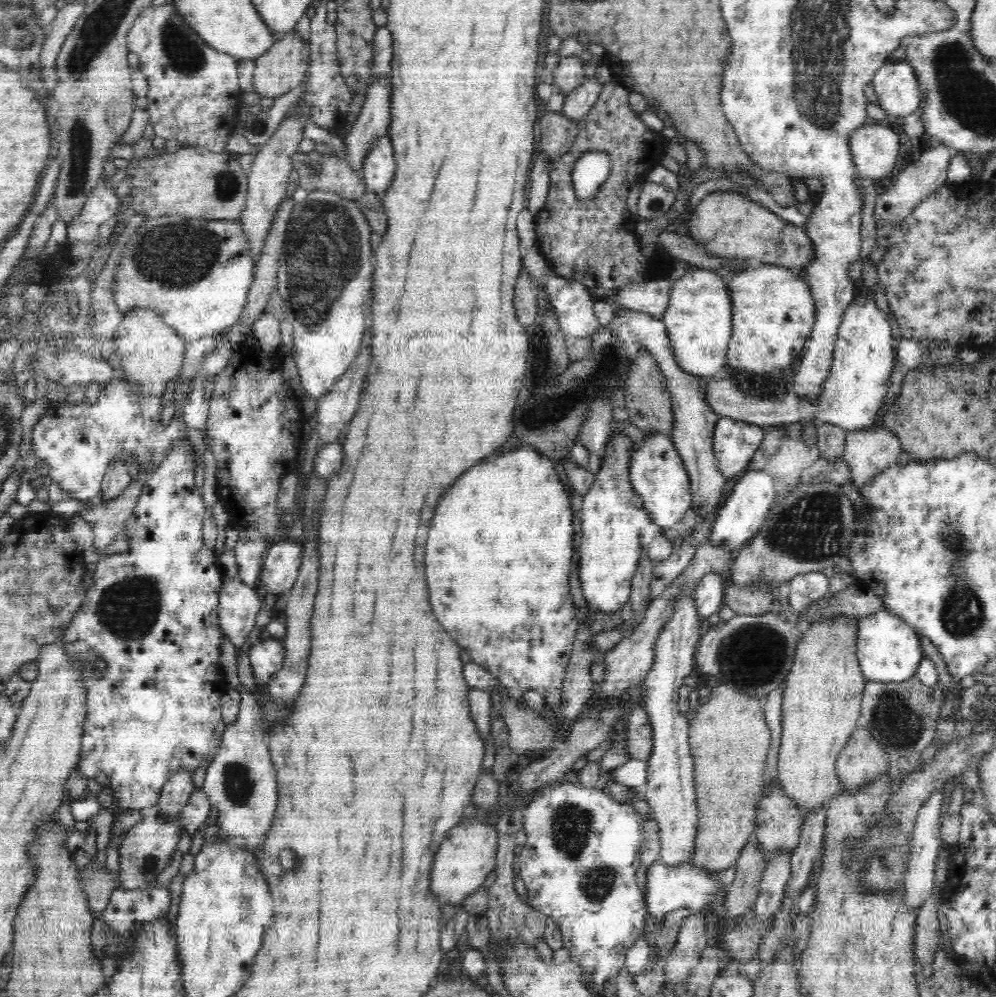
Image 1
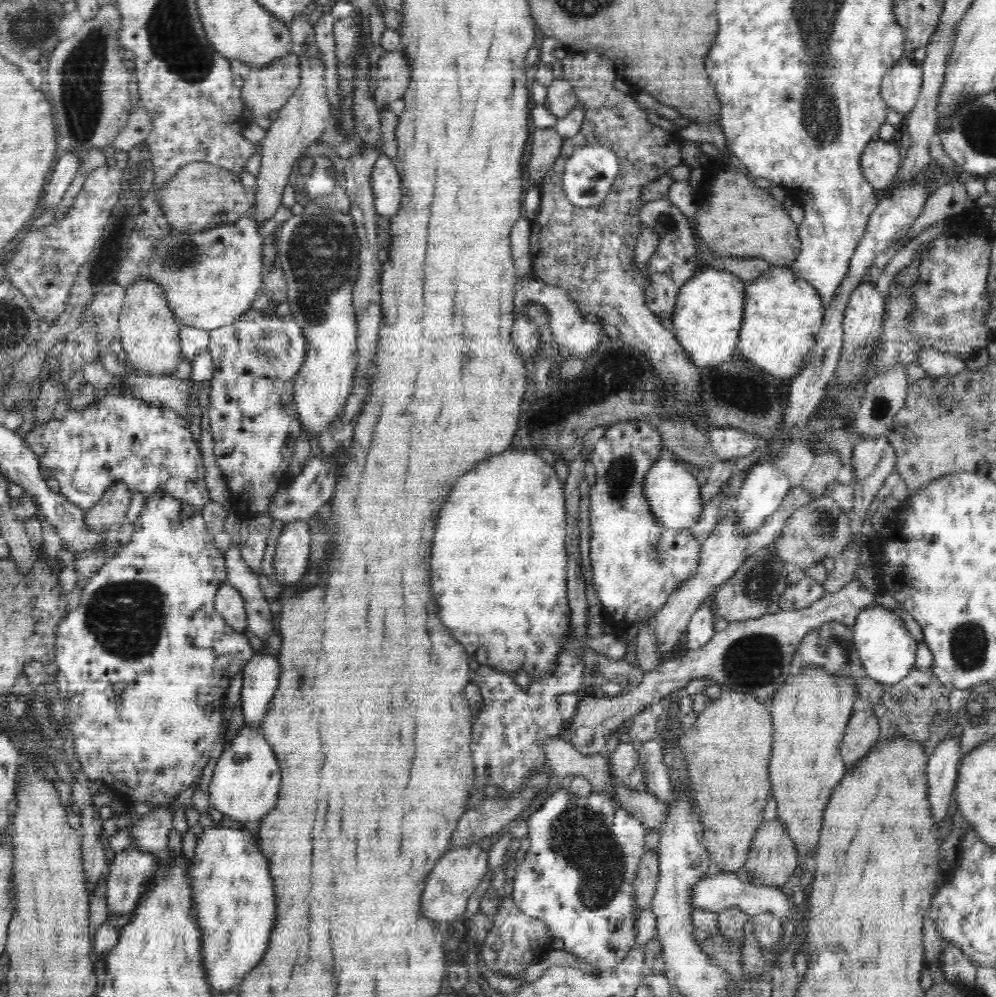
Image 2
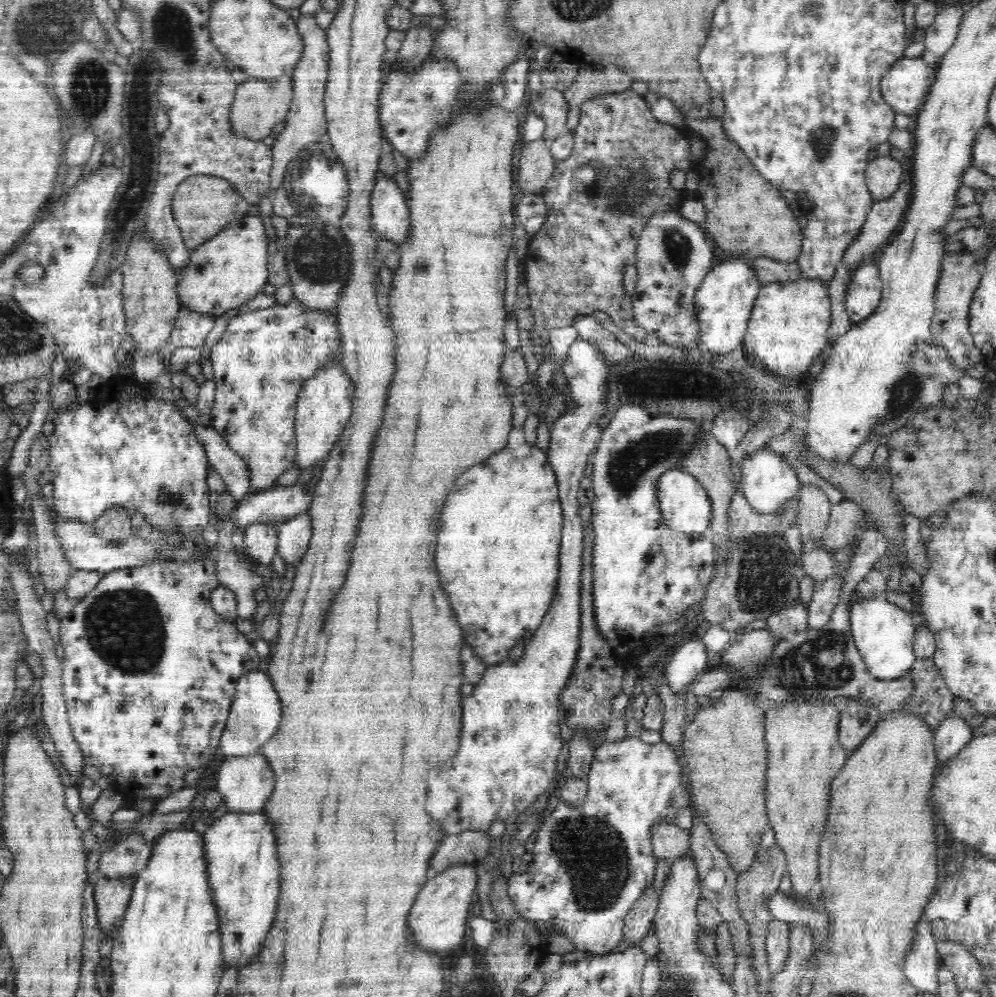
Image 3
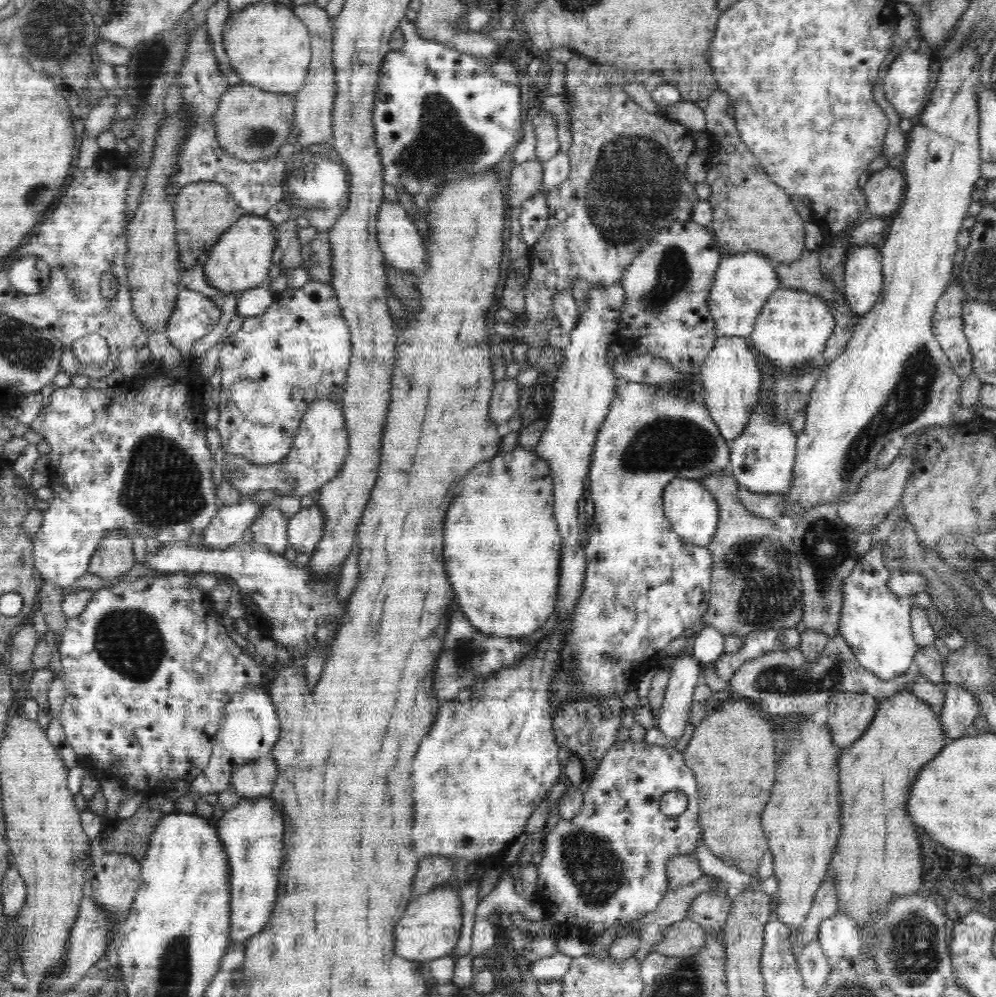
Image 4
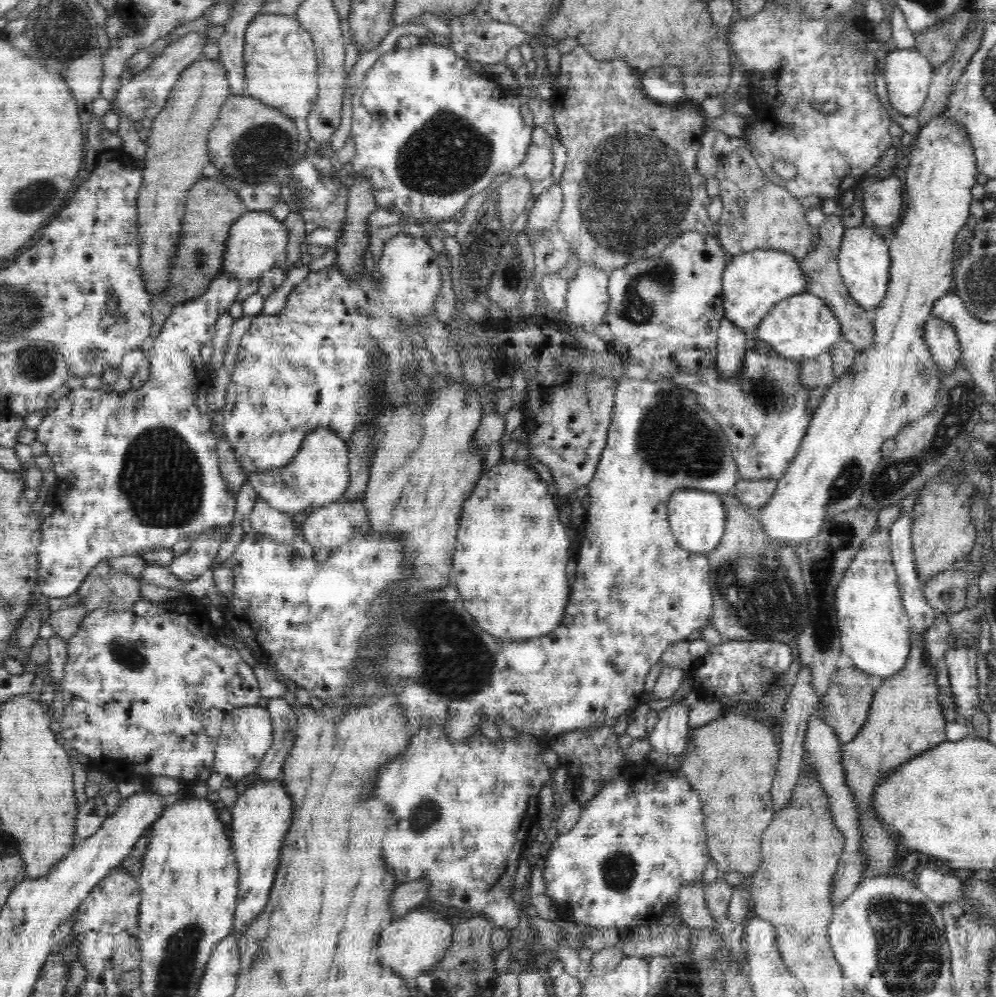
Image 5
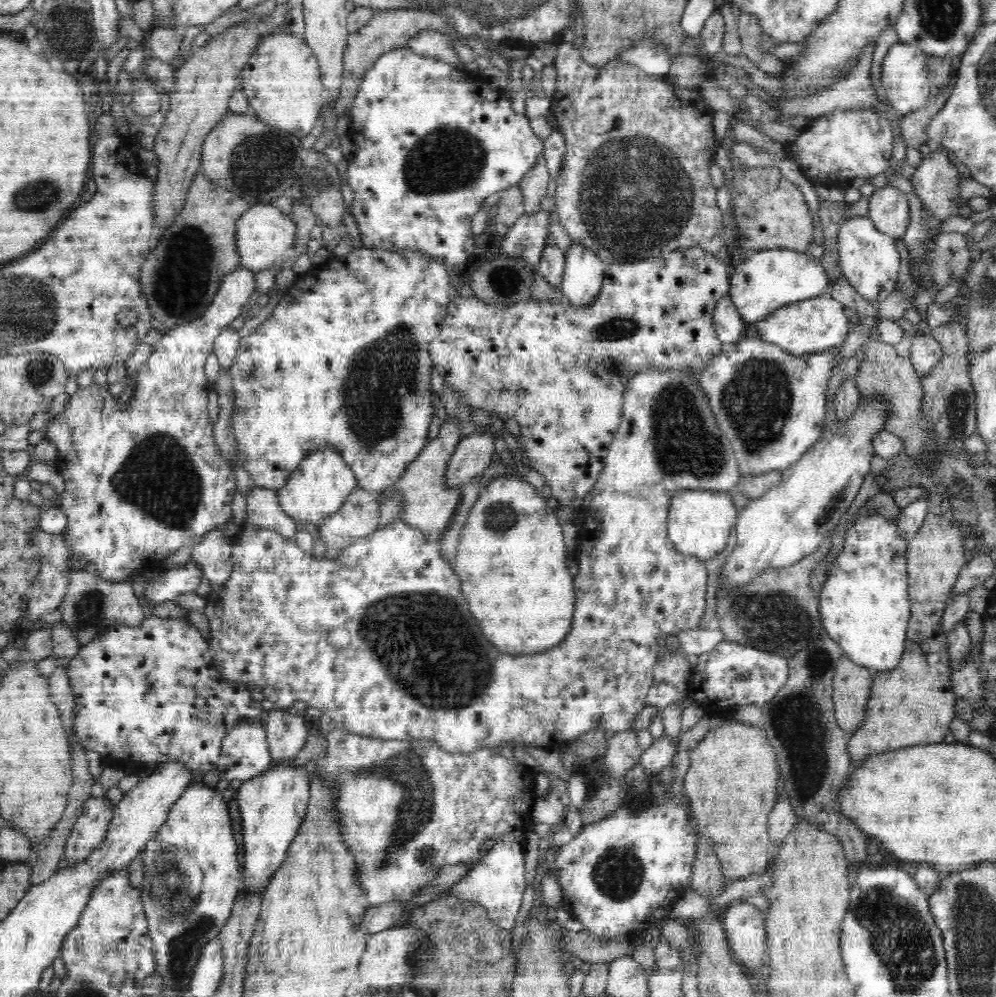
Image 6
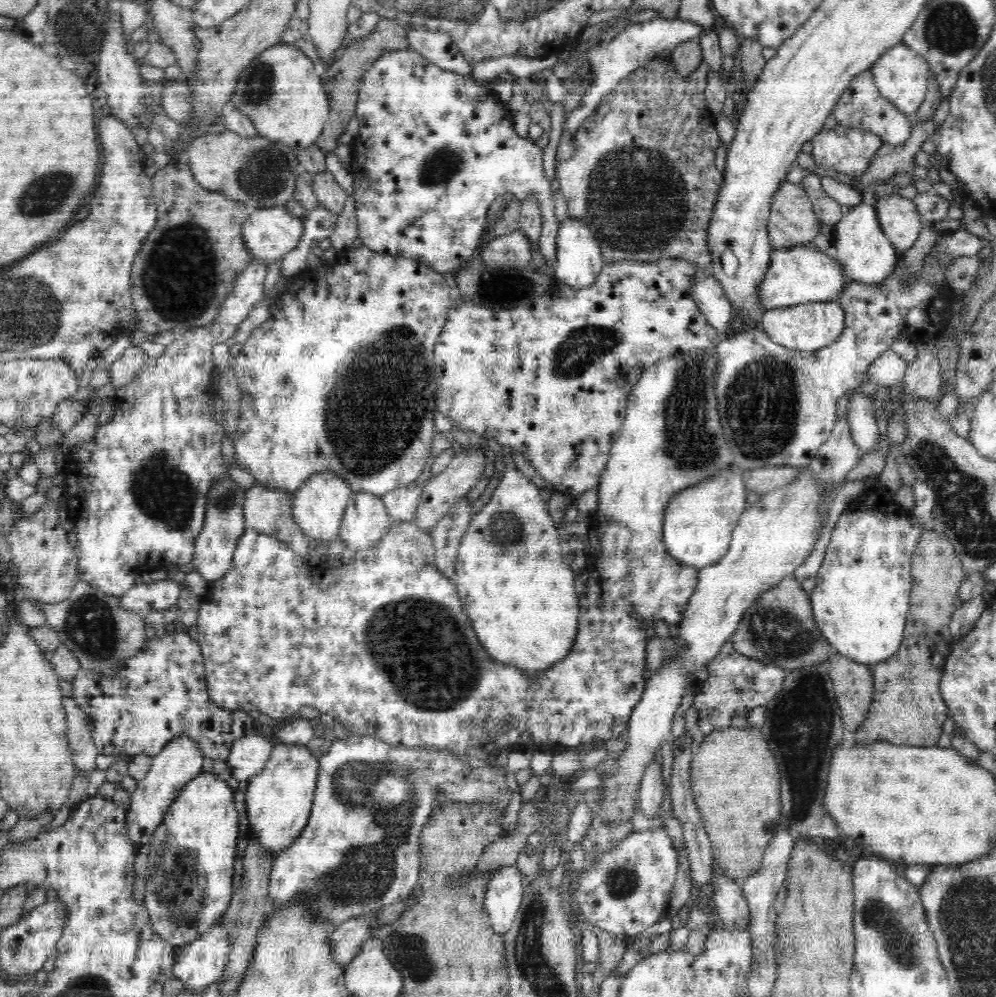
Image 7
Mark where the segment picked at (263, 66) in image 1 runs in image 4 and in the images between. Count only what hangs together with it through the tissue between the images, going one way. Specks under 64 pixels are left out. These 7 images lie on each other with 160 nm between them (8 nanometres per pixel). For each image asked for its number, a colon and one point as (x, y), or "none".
2: (266, 89)
3: (258, 105)
4: (251, 124)

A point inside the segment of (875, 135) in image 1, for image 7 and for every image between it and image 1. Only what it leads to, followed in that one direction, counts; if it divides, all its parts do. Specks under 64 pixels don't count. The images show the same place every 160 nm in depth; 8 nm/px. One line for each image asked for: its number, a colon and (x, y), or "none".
2: (881, 160)
3: (884, 175)
4: (884, 190)
5: (884, 200)
6: (889, 211)
7: (900, 221)

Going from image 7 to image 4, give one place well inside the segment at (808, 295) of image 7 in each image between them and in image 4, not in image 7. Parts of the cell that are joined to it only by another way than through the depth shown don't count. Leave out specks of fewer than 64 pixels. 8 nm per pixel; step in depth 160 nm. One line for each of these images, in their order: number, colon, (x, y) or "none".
4: (743, 283)
5: (753, 282)
6: (765, 280)

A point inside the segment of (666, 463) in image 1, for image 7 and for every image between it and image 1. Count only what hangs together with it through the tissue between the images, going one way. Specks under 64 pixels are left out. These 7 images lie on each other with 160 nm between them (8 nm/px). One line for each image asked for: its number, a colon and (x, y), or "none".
2: (674, 495)
3: (685, 505)
4: (692, 511)
5: (697, 518)
6: (699, 522)
7: (698, 523)

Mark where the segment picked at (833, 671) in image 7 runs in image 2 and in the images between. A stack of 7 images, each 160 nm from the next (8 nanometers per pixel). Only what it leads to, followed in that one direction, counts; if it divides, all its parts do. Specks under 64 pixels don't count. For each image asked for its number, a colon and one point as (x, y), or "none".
2: (862, 732)
3: (856, 721)
4: (849, 715)
5: (845, 707)
6: (851, 684)

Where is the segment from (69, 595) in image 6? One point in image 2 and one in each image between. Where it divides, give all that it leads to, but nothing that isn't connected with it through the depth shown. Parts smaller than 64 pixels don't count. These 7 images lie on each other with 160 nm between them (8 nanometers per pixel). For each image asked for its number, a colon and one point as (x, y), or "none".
2: (109, 512)
3: (114, 525)
4: (113, 558)
5: (102, 588)

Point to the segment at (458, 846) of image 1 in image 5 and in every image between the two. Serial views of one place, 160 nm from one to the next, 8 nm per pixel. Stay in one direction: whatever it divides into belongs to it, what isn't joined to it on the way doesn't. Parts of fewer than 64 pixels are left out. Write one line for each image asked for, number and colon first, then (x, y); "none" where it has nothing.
2: (458, 872)
3: (438, 918)
4: (430, 927)
5: (410, 945)

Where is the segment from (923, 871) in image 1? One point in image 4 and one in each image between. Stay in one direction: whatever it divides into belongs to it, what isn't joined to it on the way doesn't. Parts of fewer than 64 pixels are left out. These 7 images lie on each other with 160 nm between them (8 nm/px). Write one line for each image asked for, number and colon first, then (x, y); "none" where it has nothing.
2: (943, 769)
3: (953, 733)
4: (960, 709)

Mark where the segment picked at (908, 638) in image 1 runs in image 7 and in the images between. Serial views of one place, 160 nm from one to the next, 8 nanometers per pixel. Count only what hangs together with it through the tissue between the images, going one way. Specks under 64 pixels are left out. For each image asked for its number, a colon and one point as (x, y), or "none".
2: (887, 651)
3: (883, 633)
4: (876, 624)
5: (875, 630)
6: (864, 604)
7: (860, 603)

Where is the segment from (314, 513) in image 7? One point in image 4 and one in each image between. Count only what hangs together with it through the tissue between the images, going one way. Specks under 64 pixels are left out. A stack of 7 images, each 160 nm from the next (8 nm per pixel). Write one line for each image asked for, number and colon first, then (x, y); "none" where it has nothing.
4: (318, 451)
5: (319, 474)
6: (318, 487)

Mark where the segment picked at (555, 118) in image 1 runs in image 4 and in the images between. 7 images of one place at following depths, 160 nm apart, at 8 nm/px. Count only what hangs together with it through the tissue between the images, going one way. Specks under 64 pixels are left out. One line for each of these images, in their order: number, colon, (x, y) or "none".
2: (546, 144)
3: (536, 167)
4: (526, 179)

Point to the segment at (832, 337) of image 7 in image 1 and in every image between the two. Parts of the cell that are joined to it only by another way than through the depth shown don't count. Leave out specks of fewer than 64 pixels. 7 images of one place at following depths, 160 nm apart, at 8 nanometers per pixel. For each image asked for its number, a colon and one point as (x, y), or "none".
1: (773, 313)
2: (782, 314)
3: (787, 330)
4: (792, 329)
5: (802, 326)
6: (806, 327)

